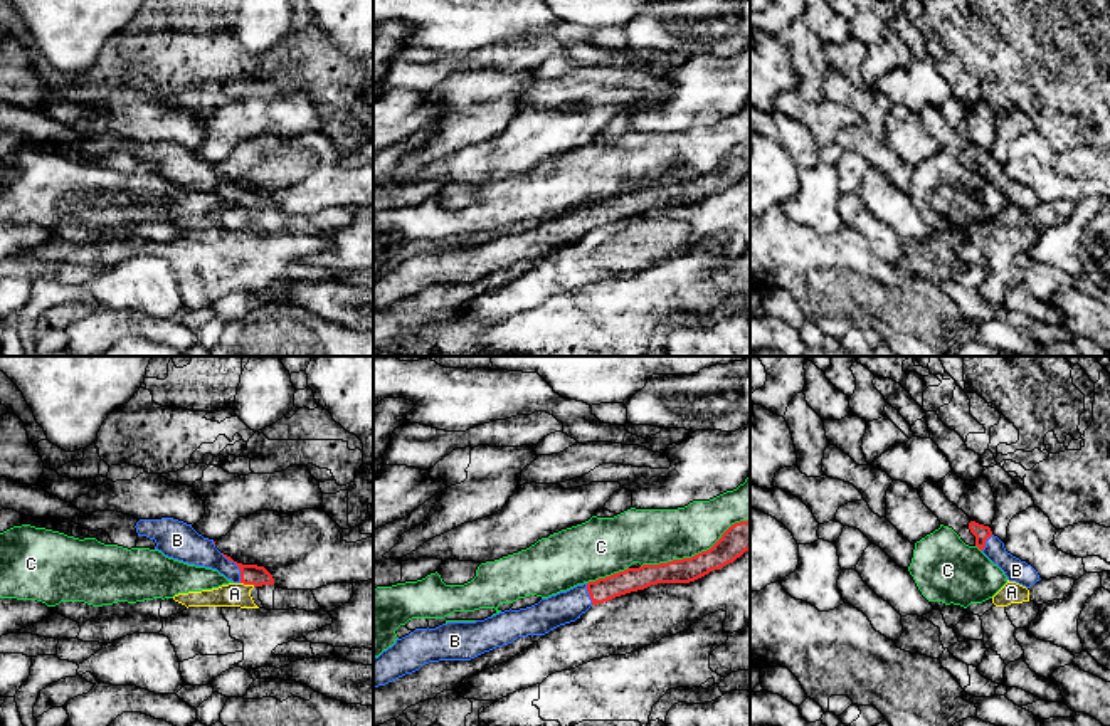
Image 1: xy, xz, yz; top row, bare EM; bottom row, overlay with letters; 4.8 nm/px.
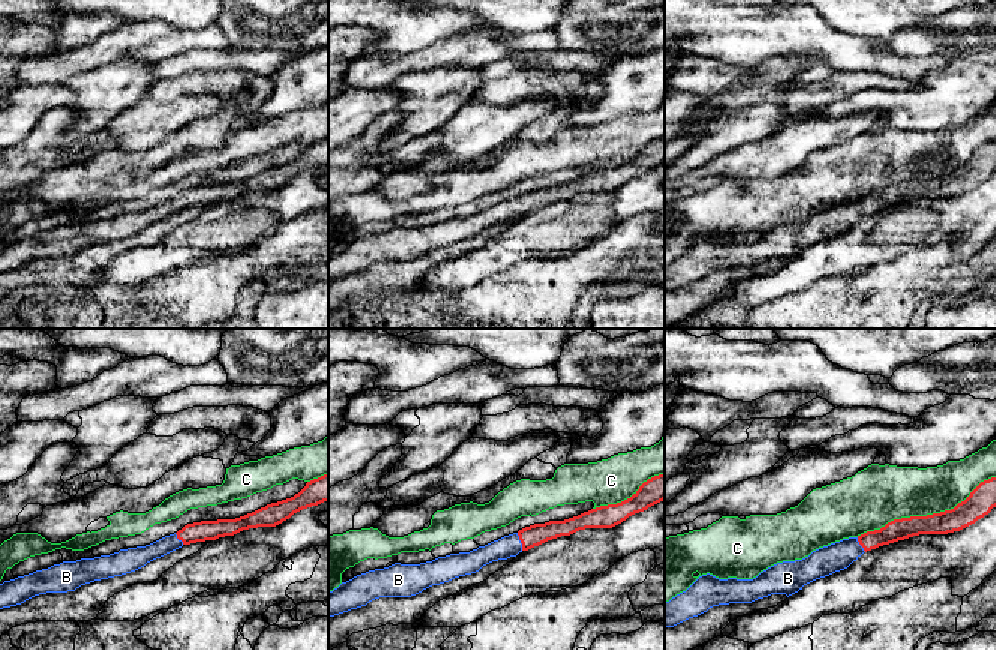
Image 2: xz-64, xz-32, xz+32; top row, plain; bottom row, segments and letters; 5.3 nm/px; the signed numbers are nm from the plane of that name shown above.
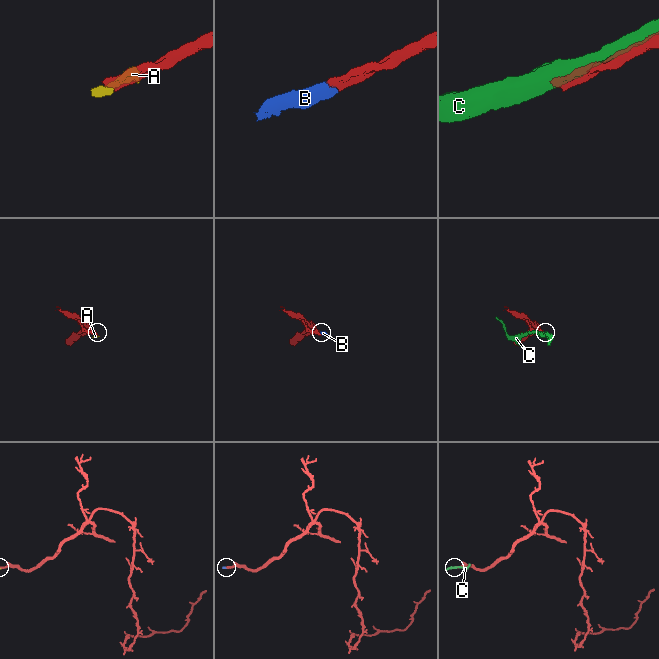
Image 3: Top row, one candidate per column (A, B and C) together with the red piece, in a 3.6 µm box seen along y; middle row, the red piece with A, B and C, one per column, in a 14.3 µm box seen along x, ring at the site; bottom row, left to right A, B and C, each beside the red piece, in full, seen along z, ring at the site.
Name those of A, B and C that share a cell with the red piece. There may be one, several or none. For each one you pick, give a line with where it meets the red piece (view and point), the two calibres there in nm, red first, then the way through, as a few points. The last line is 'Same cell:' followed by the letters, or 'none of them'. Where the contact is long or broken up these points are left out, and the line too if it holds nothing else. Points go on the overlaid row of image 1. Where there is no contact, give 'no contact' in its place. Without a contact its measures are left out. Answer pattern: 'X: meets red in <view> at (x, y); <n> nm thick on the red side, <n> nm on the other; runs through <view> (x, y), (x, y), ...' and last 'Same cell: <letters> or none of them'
B: meets red in xy at (237, 565); 100 nm thick on the red side, 160 nm on the other; runs through xy (254, 575), (246, 573), (237, 565), (224, 565), (189, 547)
Same cell: B

